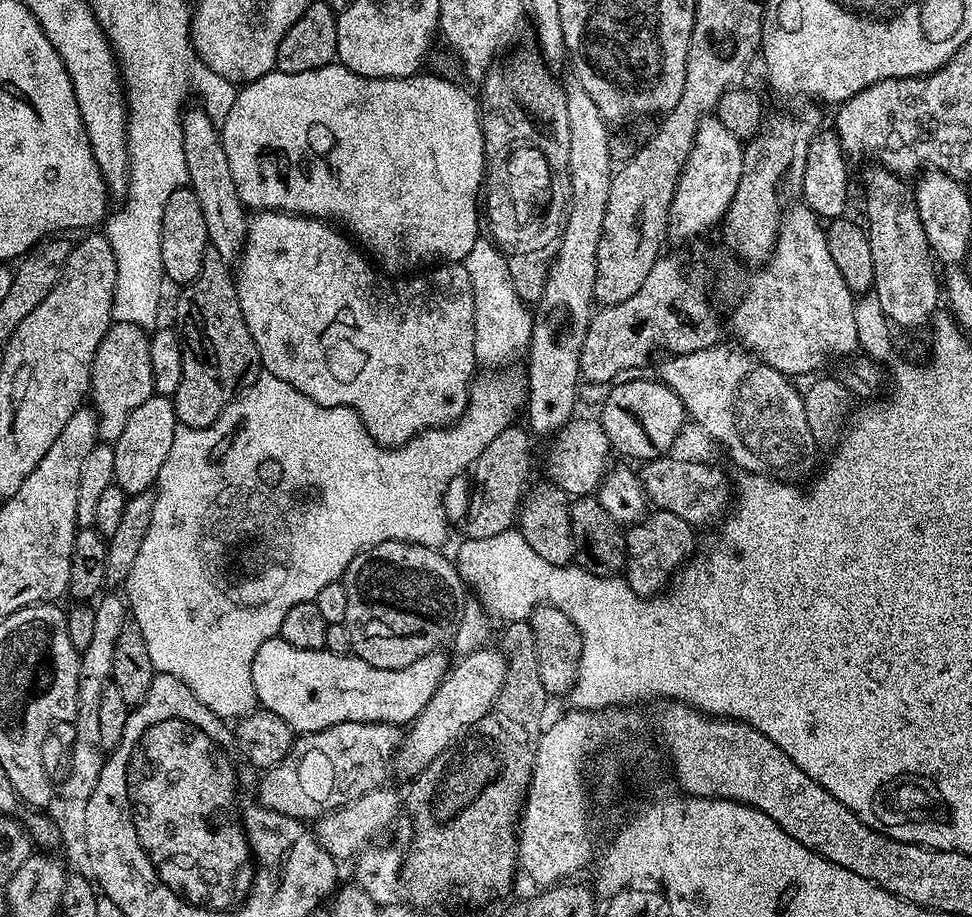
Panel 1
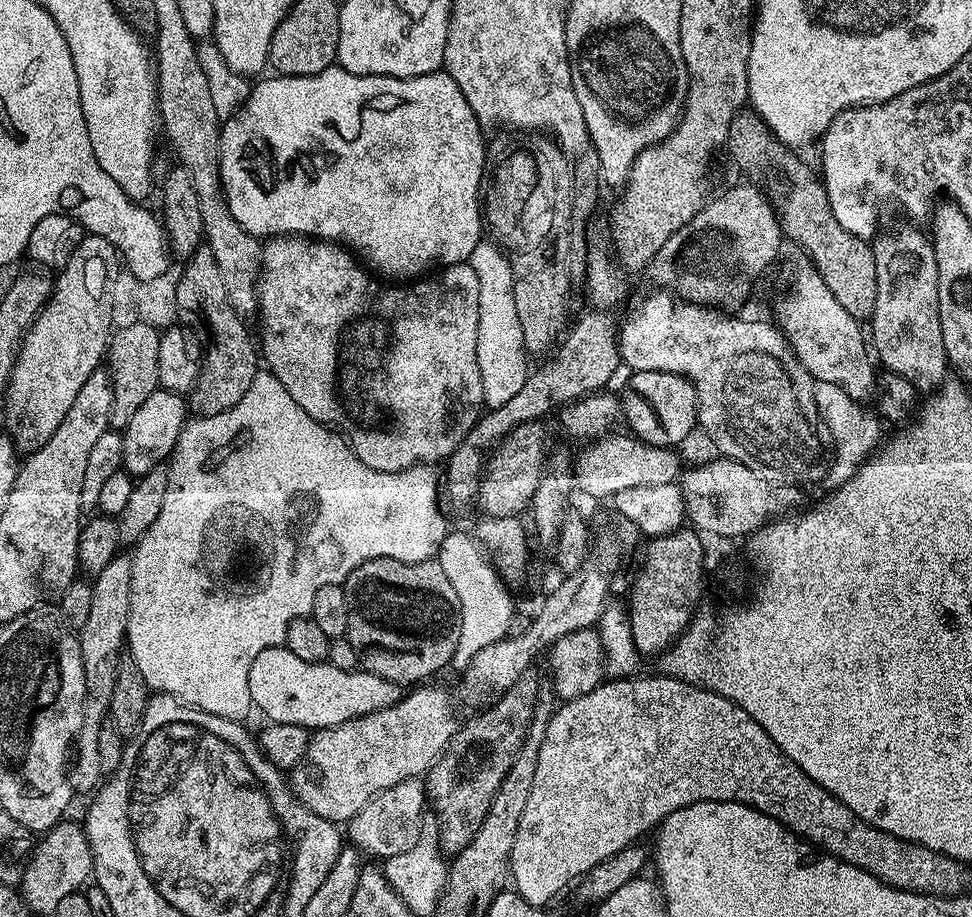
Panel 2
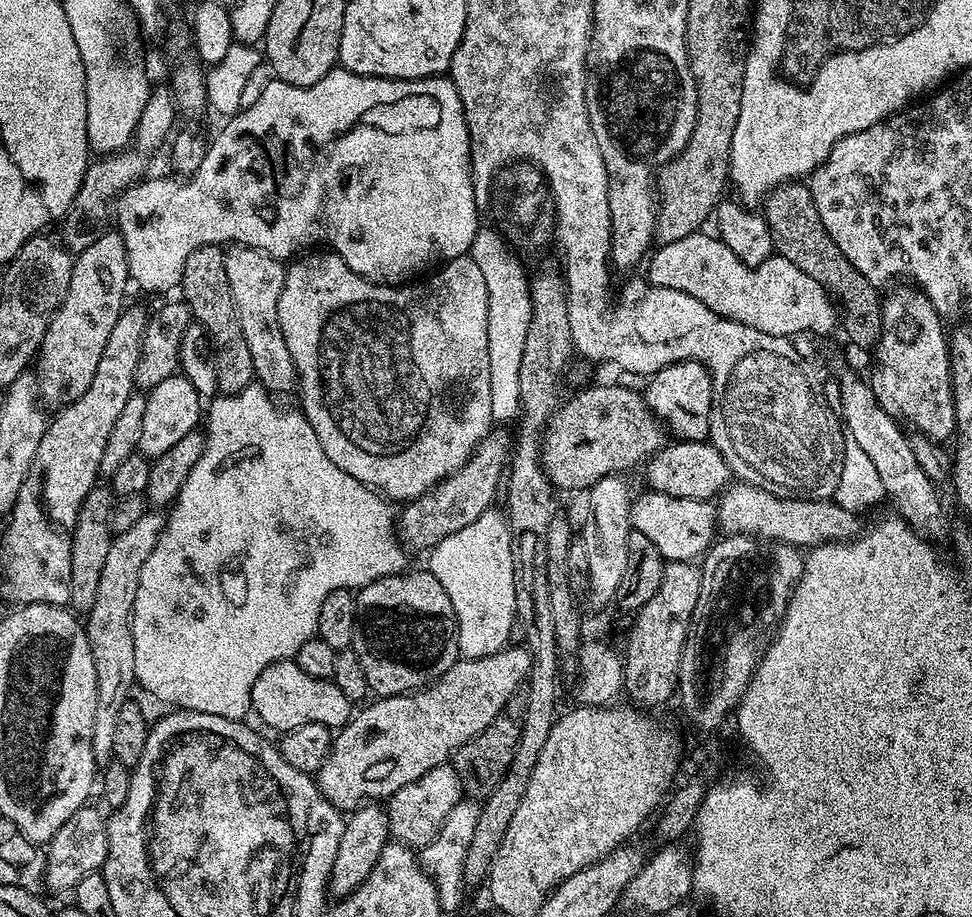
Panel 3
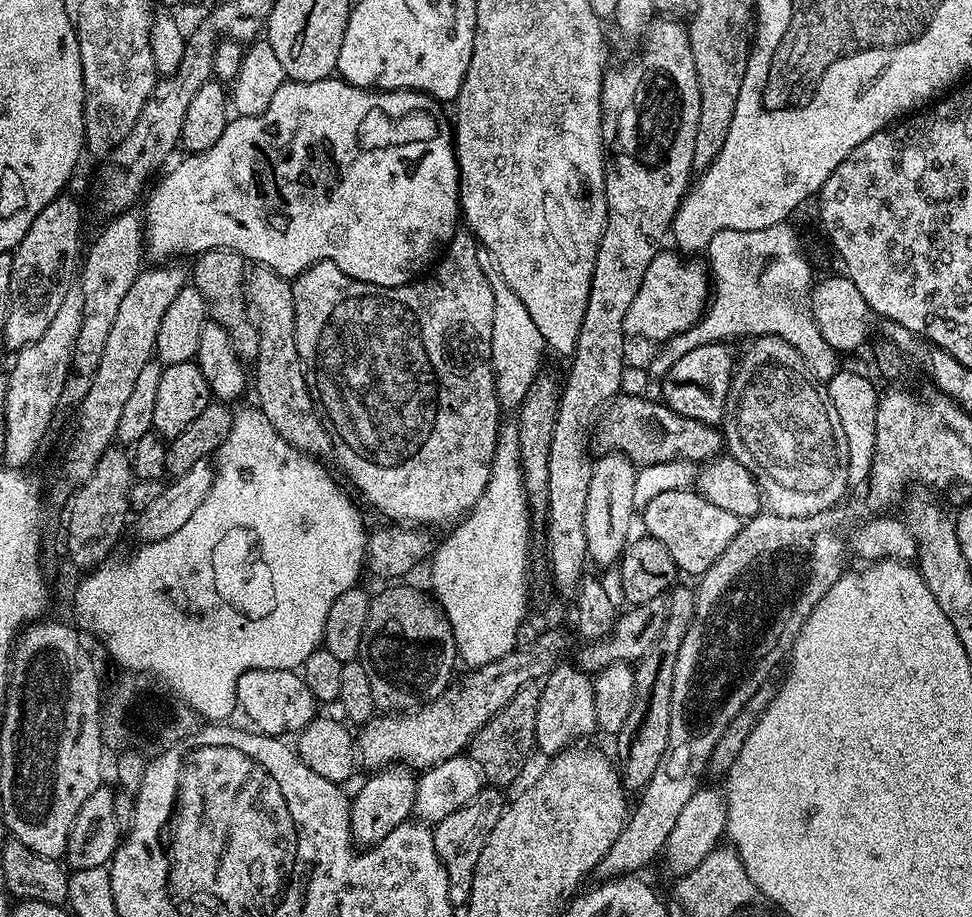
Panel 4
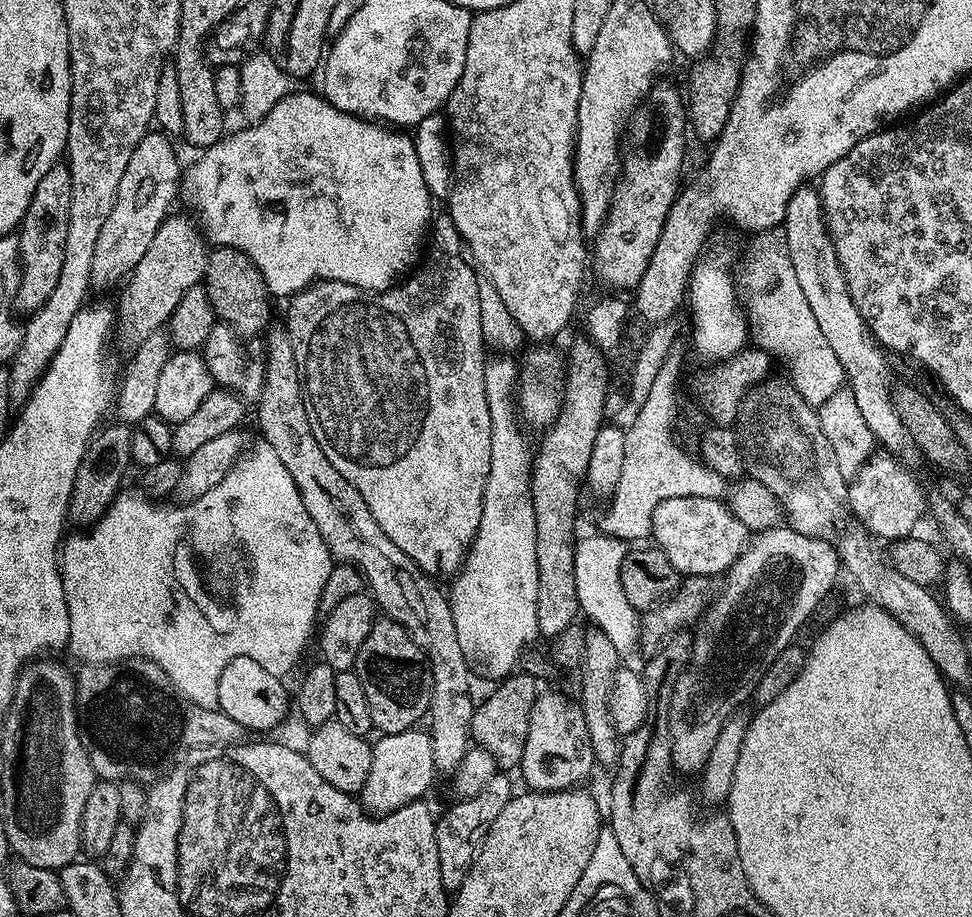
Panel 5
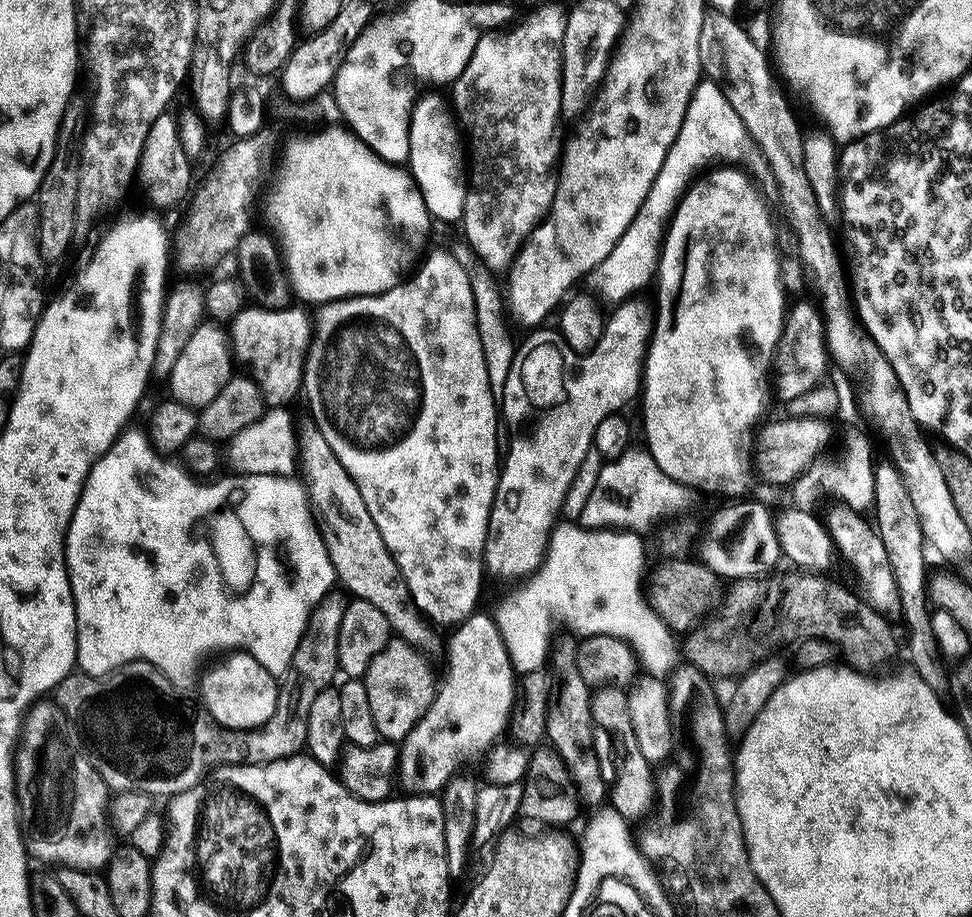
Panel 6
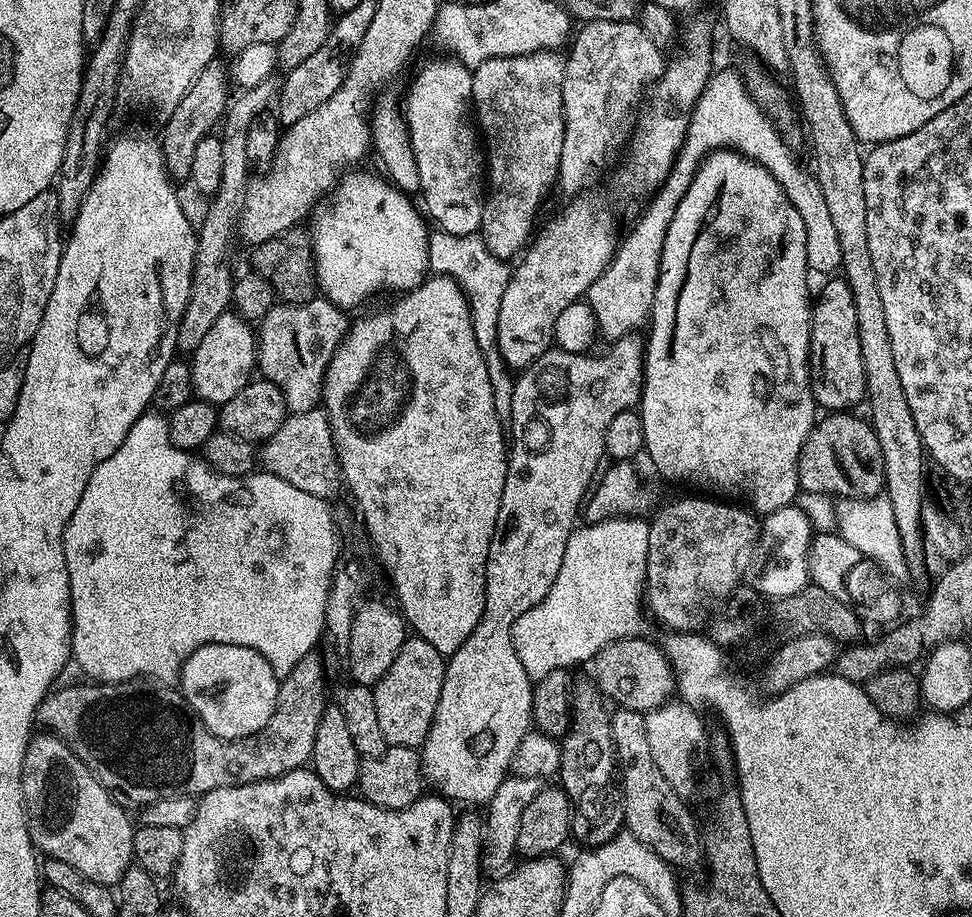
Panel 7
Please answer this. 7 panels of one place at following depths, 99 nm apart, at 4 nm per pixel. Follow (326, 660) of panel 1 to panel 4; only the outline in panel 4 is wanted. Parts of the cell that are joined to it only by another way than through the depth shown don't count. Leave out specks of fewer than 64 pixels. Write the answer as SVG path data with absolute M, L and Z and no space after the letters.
M251 668L246 670L238 678L236 703L239 711L241 713L244 711L252 719L251 727L255 731L265 736L275 736L277 738L287 737L287 732L300 733L318 715L318 709L316 709L318 708L318 702L314 698L314 694L310 694L310 686L306 686L303 675L292 670L278 670L277 668Z

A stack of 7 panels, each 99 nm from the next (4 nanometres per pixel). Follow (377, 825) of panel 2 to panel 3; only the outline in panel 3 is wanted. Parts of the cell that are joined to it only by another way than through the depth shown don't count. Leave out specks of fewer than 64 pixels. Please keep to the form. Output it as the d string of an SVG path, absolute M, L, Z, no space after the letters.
M448 764L434 767L414 782L402 786L402 790L386 800L391 839L418 850L423 848L437 836L442 822L463 796L463 782L457 776L455 768Z

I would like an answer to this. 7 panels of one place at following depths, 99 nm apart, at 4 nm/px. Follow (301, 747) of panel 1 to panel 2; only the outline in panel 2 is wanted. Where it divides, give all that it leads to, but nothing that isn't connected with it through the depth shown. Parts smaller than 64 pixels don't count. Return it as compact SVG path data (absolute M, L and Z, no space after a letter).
M430 685L409 691L412 693L403 695L391 708L359 716L333 728L319 729L308 741L308 753L304 755L304 761L290 776L292 790L297 798L322 818L347 822L353 820L382 790L390 790L390 786L423 777L444 756L458 727L449 694L442 688Z

